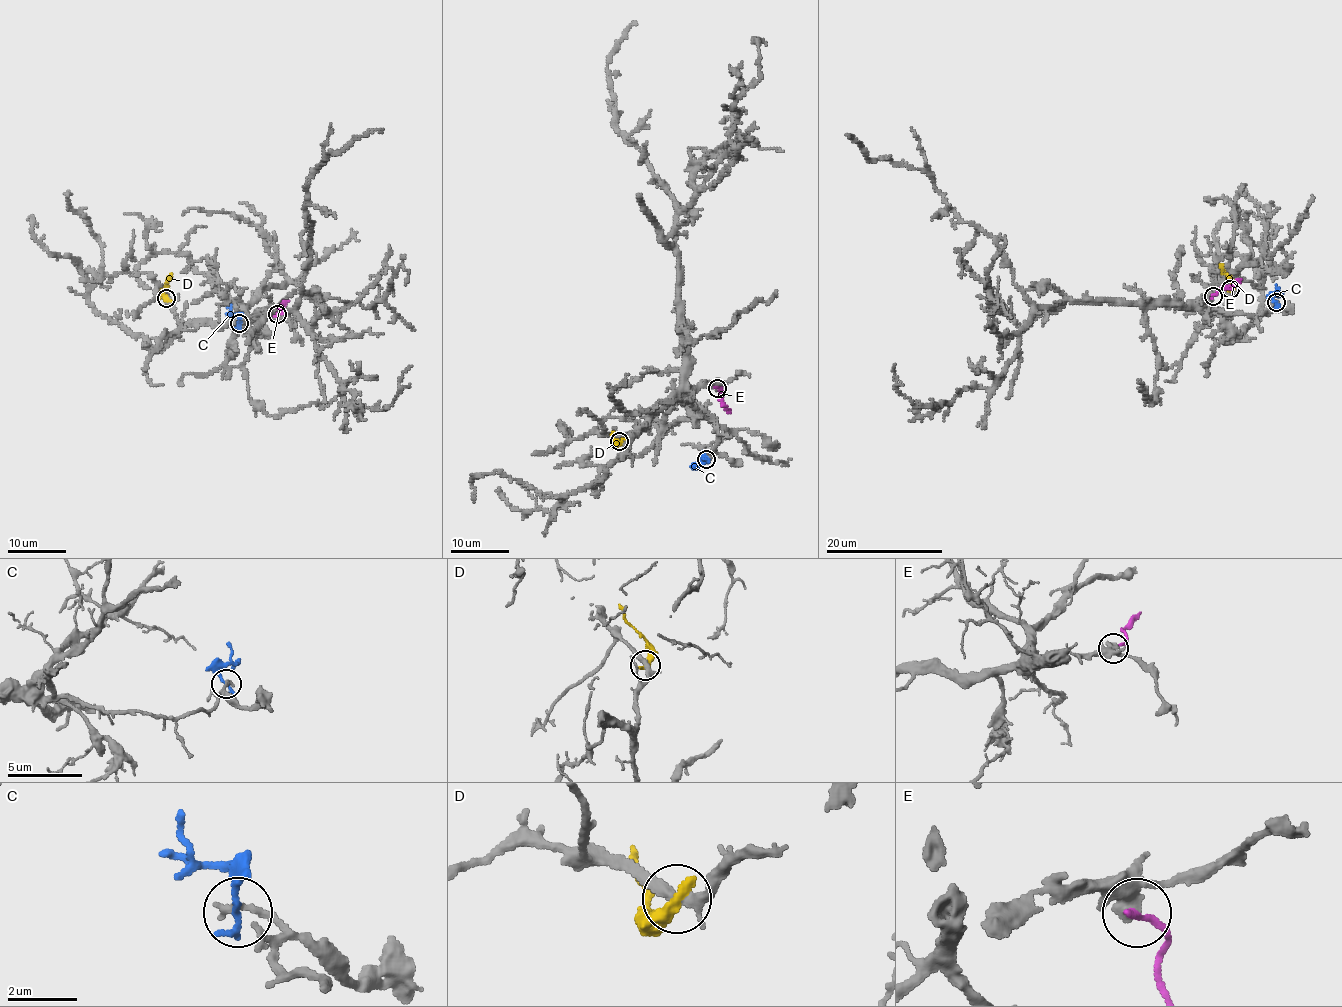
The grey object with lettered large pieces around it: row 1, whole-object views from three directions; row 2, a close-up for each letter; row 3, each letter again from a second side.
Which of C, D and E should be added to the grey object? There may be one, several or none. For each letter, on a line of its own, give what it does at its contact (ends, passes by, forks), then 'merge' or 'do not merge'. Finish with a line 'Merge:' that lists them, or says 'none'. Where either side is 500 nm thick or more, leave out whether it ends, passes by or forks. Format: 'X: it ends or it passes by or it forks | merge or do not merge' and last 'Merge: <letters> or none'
C: it ends | do not merge
D: it ends | do not merge
E: it ends | do not merge
Merge: none

